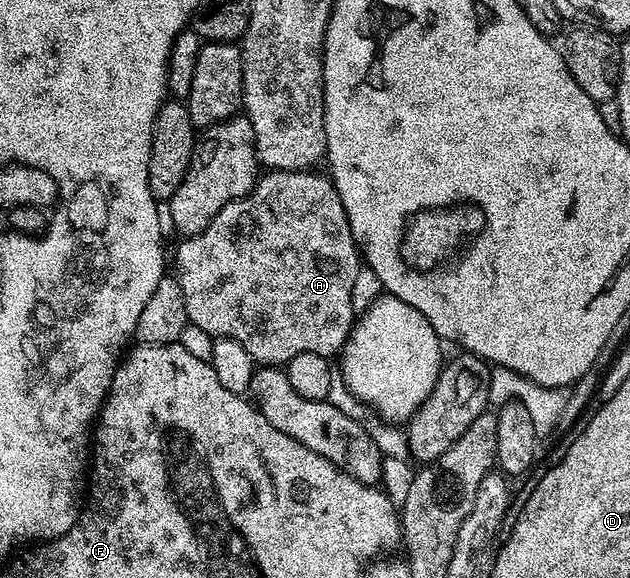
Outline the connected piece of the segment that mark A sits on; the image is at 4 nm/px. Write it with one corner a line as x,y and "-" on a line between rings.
267,170
255,183
255,187
243,198
233,200
213,216
209,228
199,234
182,239
183,242
175,250
174,278
181,284
181,292
185,296
185,312
190,325
205,328
214,339
228,338
241,344
255,364
282,367
293,356
301,352
317,352
317,356
330,359
338,355
347,342
351,328
357,321
357,312
353,308
353,280
357,280
357,272
361,268
359,247
353,240
353,232
349,228
349,220
345,216
345,208
334,182
326,173
315,174
311,170

